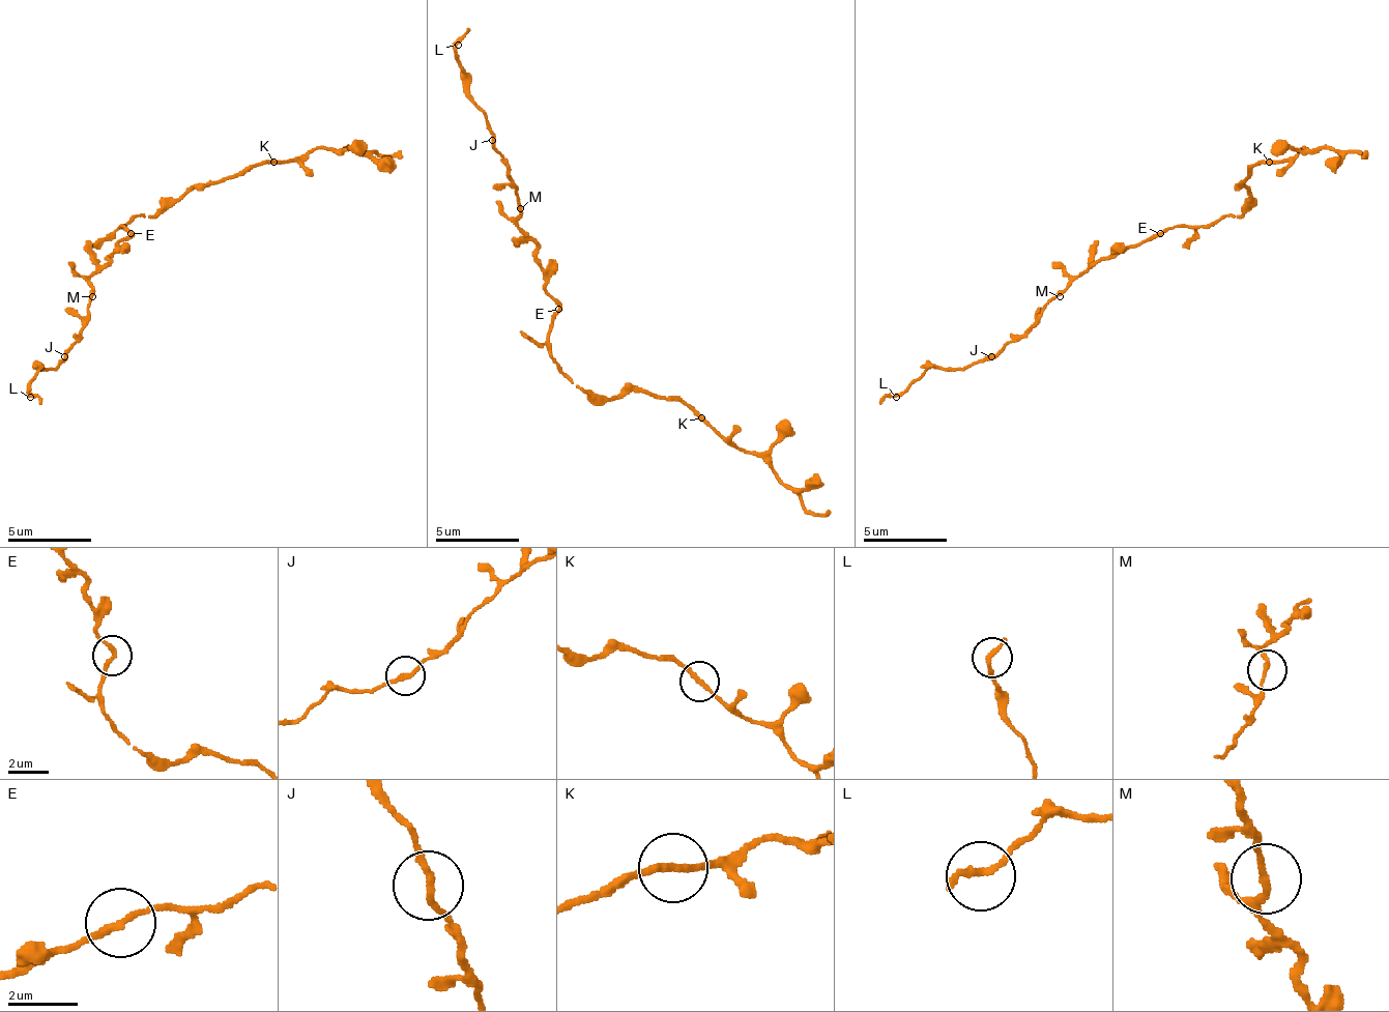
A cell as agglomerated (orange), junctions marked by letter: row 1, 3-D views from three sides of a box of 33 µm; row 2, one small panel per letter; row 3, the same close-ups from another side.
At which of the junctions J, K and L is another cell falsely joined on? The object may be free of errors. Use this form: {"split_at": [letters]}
{"split_at": []}

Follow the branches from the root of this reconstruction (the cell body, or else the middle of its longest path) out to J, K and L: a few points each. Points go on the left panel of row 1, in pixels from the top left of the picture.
J: (122, 225), (131, 233), (88, 280), (92, 288), (88, 321), (63, 355)
K: (122, 225), (135, 217), (164, 212), (198, 186), (210, 186), (273, 162)
L: (122, 225), (131, 233), (88, 280), (92, 300), (84, 329), (55, 368), (38, 372), (30, 384), (30, 397)

